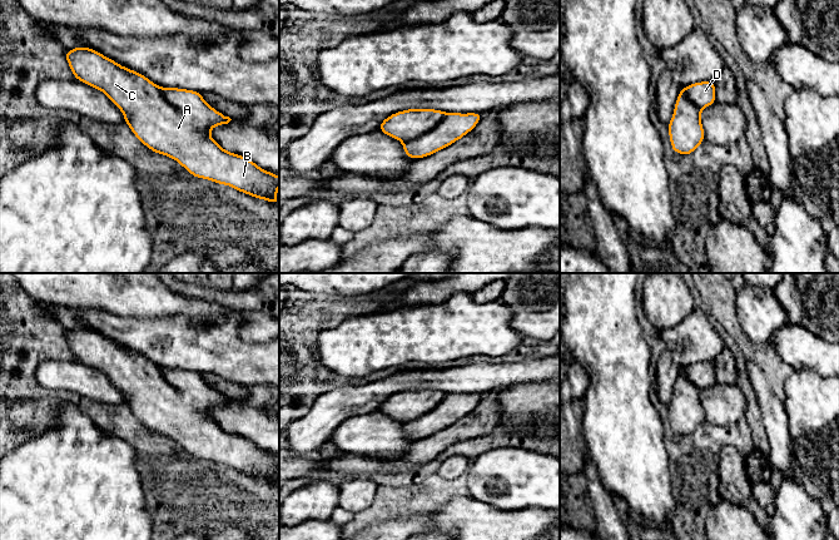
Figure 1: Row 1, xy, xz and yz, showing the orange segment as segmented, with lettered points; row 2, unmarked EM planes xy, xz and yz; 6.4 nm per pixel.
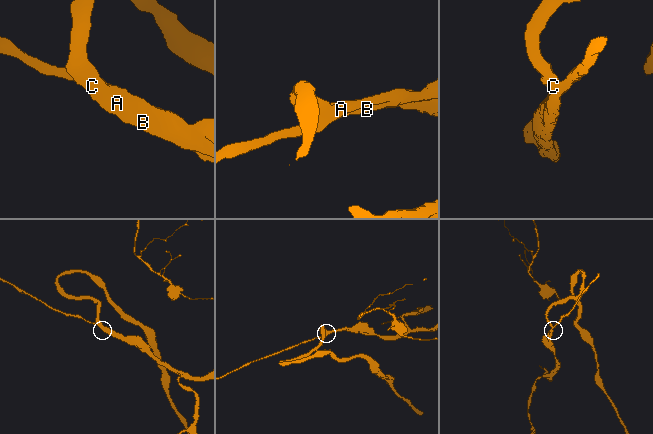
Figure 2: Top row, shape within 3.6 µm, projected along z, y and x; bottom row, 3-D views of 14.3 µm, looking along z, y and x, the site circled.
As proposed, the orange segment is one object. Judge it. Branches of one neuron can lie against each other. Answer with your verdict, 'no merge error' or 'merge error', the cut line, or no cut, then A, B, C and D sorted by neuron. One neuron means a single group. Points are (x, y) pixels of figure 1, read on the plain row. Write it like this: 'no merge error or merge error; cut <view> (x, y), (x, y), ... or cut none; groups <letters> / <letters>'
no merge error; cut none; groups A B C D

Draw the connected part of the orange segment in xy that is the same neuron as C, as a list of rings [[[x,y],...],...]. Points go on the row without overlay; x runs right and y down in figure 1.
[[[76,327],[64,332],[64,337],[74,358],[101,371],[123,392],[134,416],[152,432],[173,439],[195,459],[225,465],[250,477],[279,485],[279,480],[274,477],[279,467],[278,456],[259,449],[243,436],[224,431],[210,418],[213,407],[228,405],[232,400],[212,388],[199,372],[162,368],[91,328]]]

